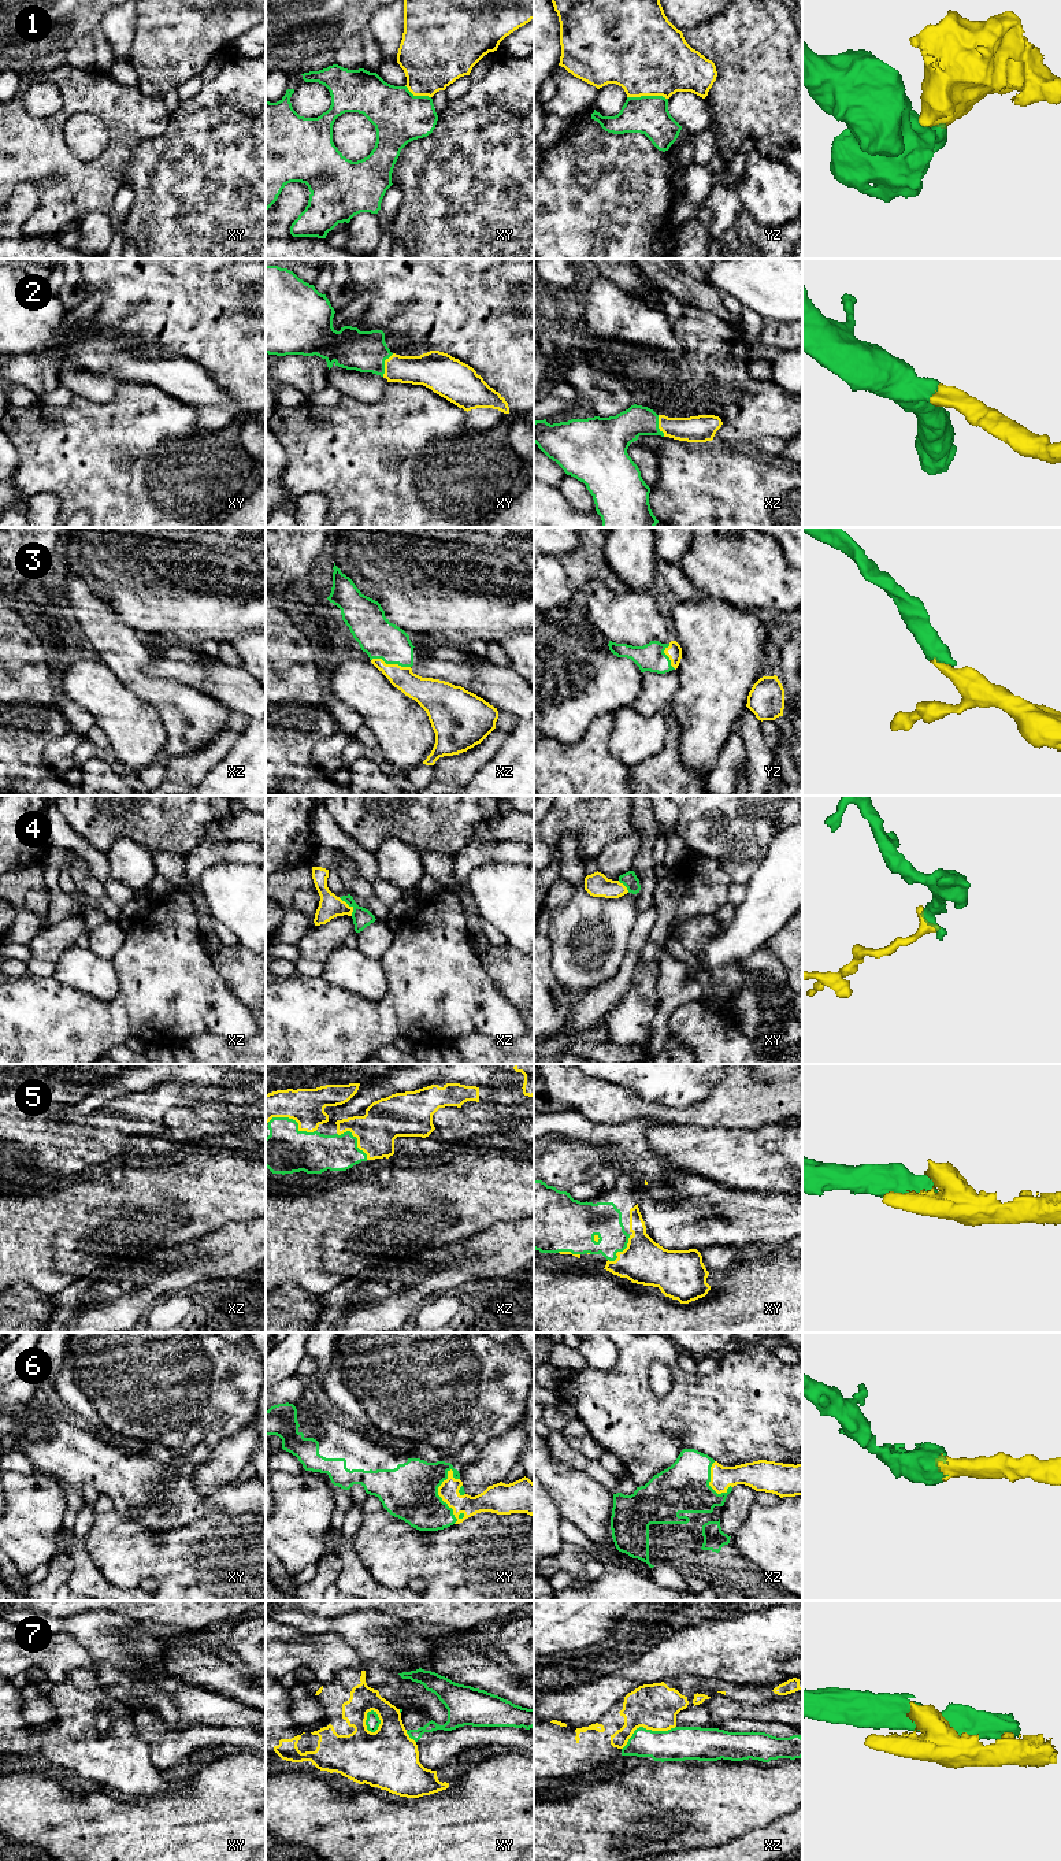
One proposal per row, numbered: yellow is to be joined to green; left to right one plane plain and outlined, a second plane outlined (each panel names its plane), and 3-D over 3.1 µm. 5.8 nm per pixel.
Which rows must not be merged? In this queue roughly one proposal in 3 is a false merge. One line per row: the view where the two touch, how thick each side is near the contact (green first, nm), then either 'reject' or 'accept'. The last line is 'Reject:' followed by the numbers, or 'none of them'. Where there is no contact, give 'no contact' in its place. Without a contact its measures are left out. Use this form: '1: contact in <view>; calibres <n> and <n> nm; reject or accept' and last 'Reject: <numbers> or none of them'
1: contact in yz; calibres 240 and 480 nm; reject
2: contact in xy; calibres 240 and 180 nm; accept
3: contact in xz; calibres 240 and 160 nm; accept
4: contact in xz; calibres 110 and 140 nm; reject
5: contact in xz; calibres 280 and 200 nm; accept
6: contact in xy; calibres 320 and 120 nm; accept
7: contact in xz; calibres 200 and 280 nm; reject
Reject: 1, 4, 7

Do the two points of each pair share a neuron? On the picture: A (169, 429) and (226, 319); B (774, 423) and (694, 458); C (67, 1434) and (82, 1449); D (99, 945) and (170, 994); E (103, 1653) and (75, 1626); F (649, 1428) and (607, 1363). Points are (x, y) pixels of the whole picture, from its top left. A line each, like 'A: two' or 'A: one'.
A: two
B: two
C: one
D: two
E: one
F: two

